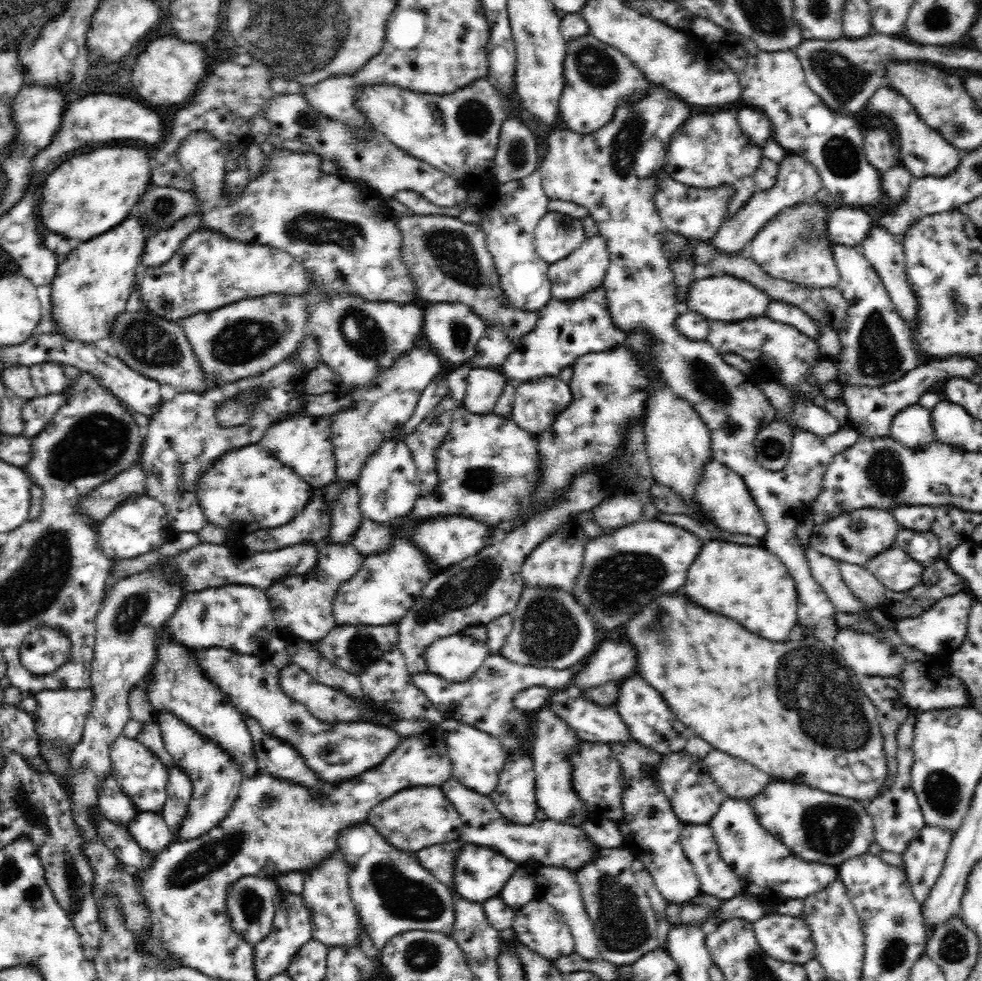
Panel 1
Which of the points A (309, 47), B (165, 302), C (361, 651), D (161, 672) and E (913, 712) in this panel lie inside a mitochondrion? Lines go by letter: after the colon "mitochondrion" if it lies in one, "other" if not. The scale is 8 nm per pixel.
A: mitochondrion
B: mitochondrion
C: mitochondrion
D: other
E: other

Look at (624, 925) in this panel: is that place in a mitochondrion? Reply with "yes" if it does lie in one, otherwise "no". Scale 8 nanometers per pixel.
yes

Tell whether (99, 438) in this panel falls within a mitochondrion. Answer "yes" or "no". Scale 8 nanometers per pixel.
yes

